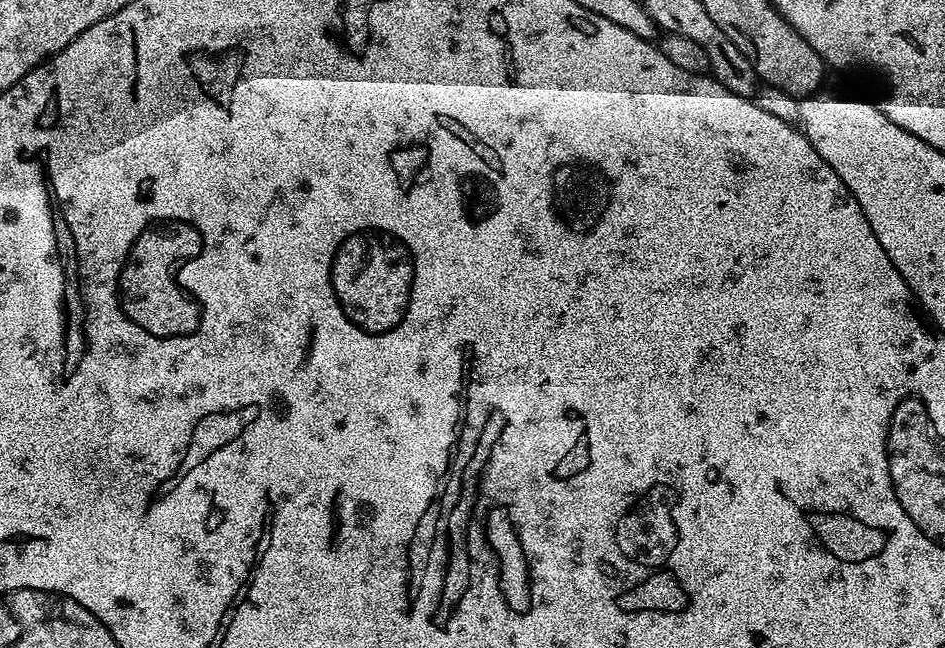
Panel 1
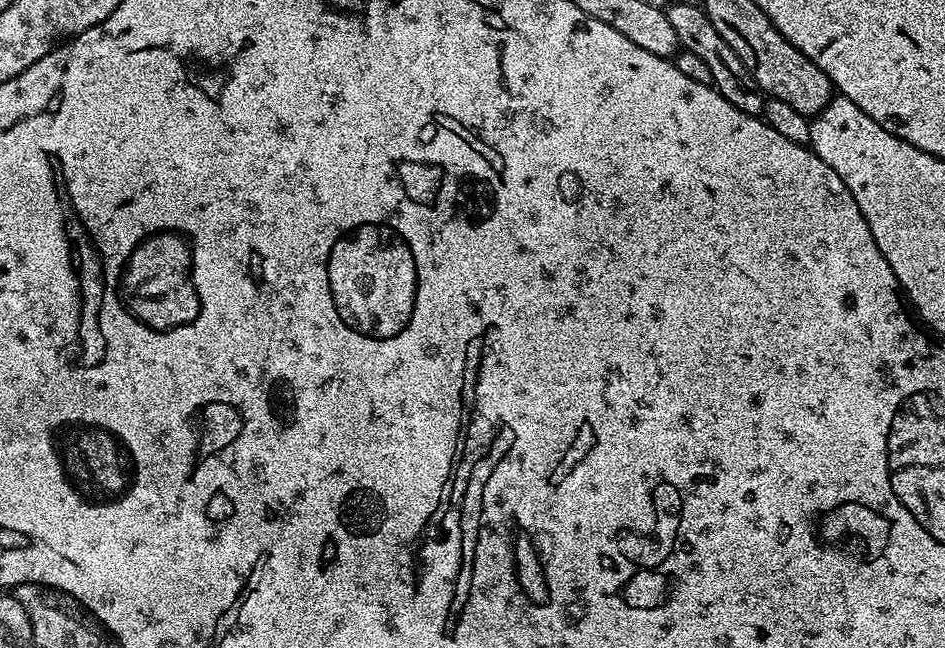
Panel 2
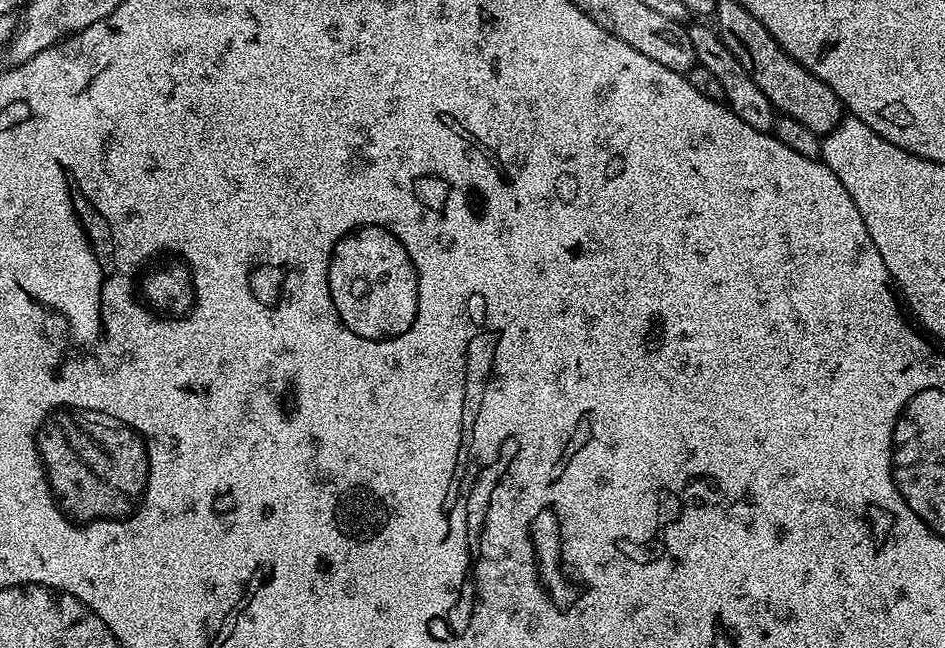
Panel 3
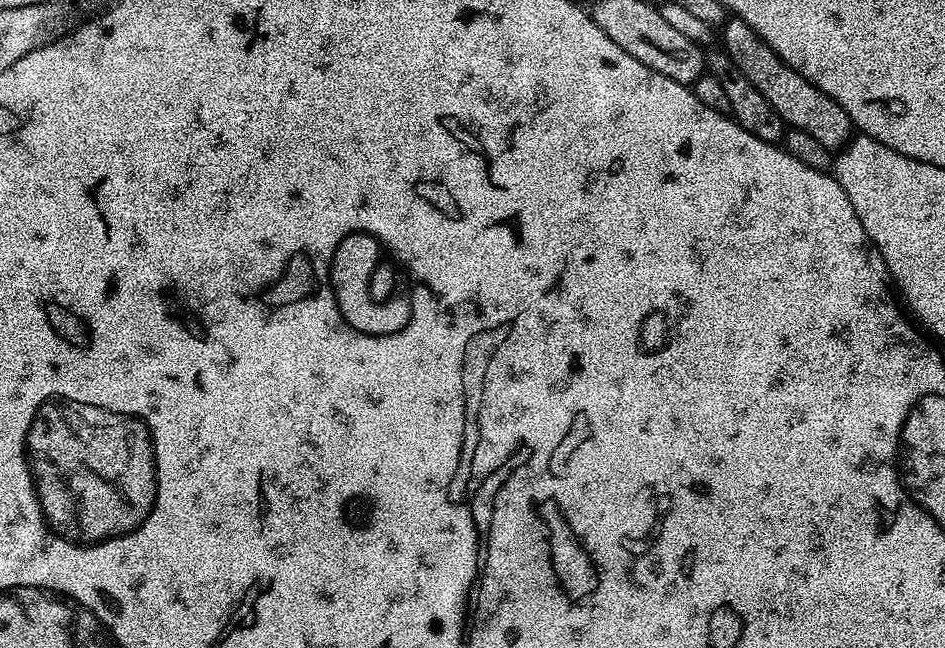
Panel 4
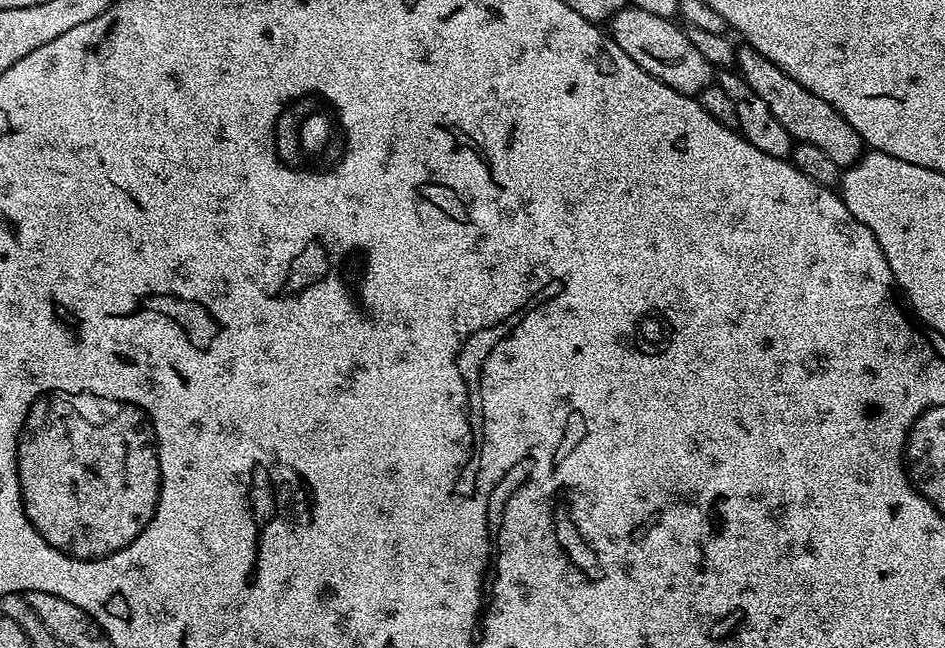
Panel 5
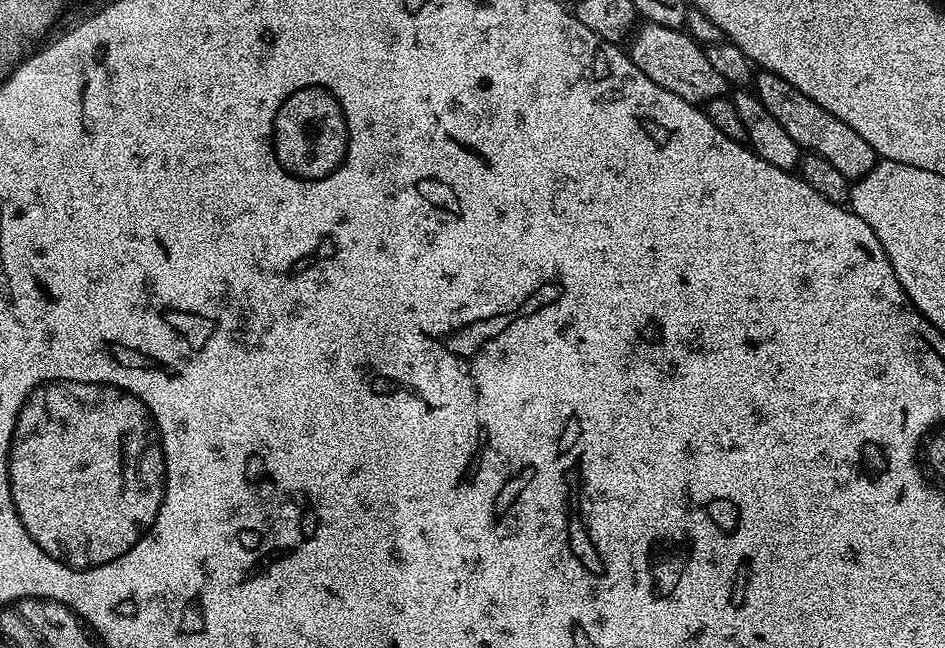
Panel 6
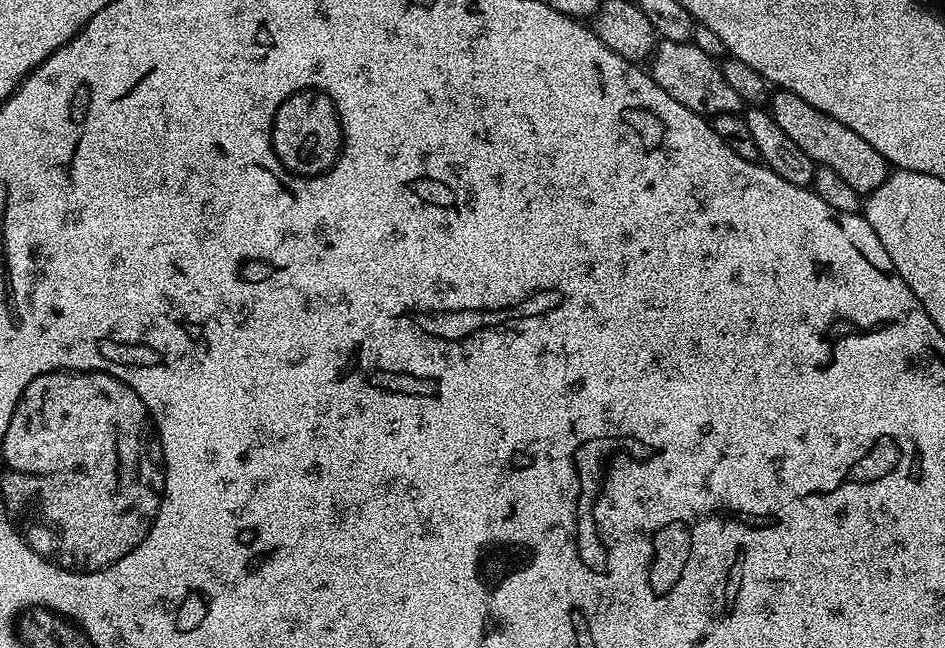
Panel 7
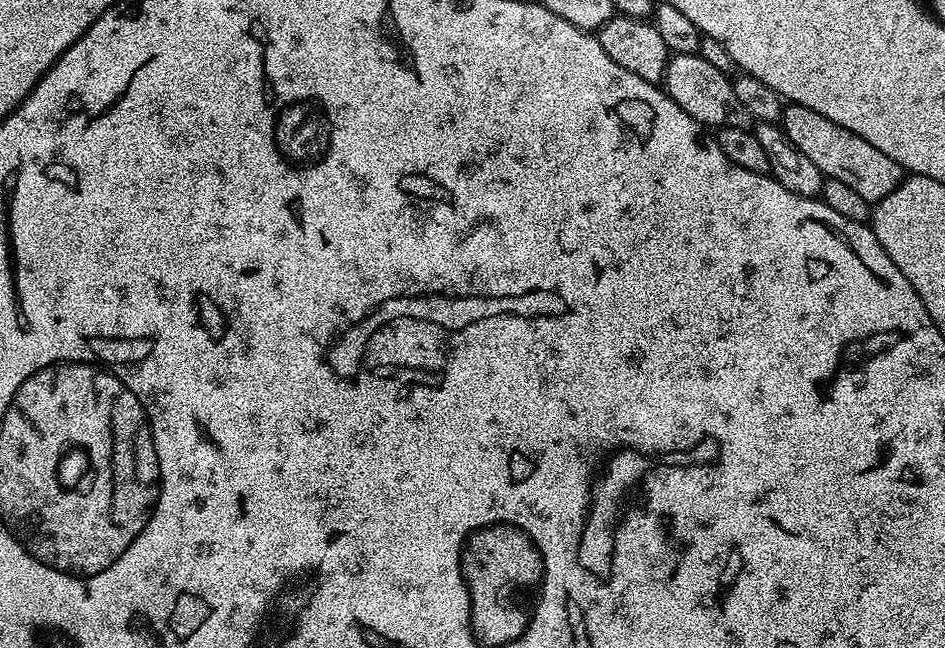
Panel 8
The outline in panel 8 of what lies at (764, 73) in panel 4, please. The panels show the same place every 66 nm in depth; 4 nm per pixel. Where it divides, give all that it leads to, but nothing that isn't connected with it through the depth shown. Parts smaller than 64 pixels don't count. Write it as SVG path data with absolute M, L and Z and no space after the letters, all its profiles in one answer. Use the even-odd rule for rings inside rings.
M789 103L783 109L782 131L788 141L798 146L814 166L818 166L824 177L850 186L854 194L862 194L862 198L869 202L886 198L886 194L898 187L906 175L894 158L886 158L886 154L870 146L866 138L858 138L854 130L846 130L846 126L838 126L838 122L830 122L830 118L810 110L810 106Z

